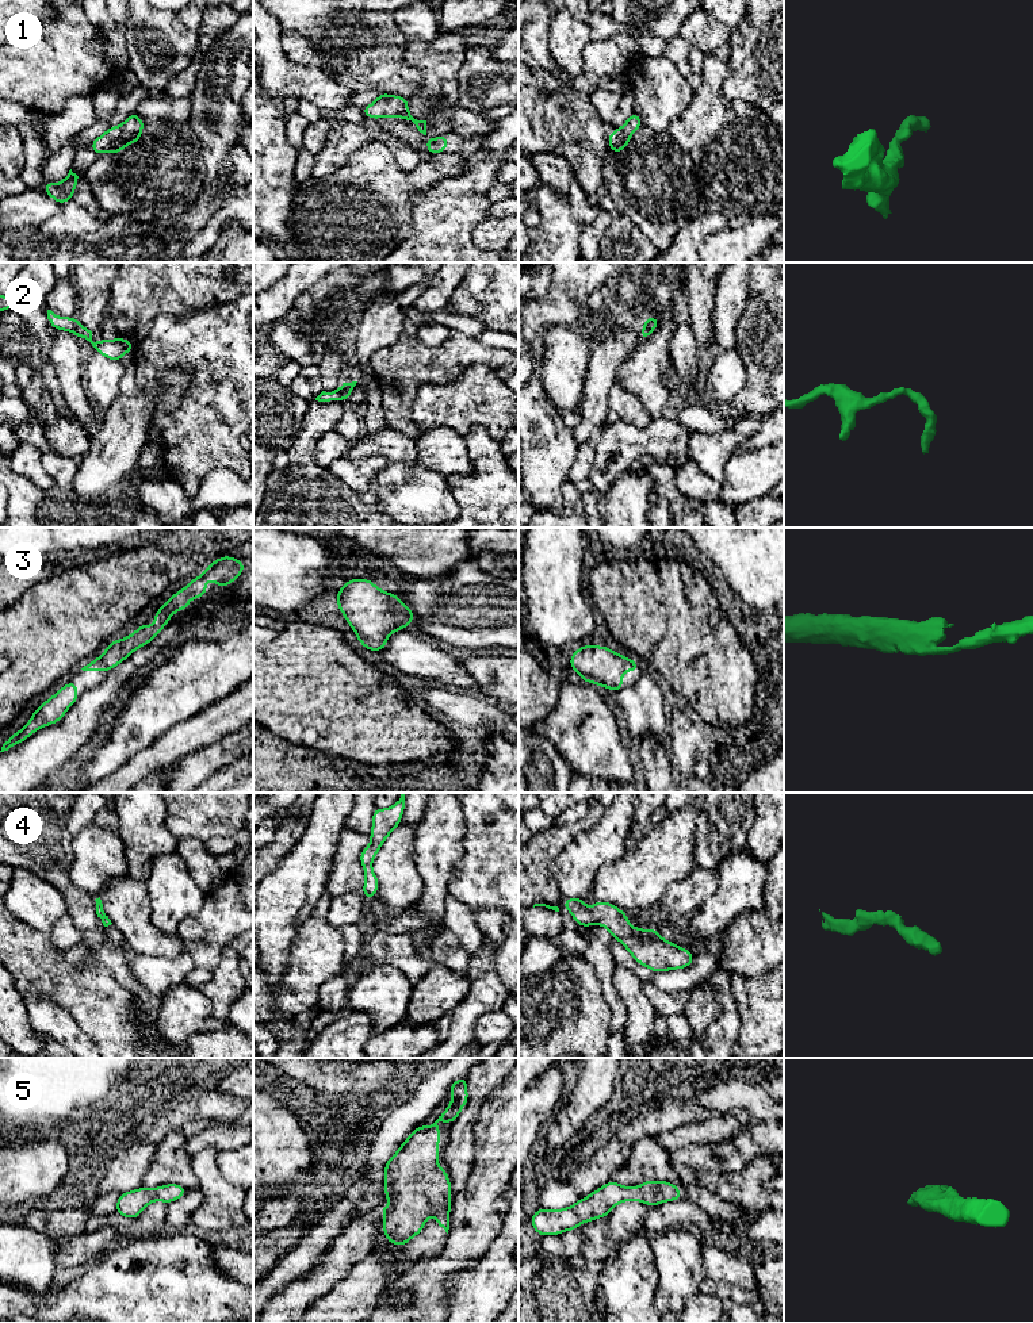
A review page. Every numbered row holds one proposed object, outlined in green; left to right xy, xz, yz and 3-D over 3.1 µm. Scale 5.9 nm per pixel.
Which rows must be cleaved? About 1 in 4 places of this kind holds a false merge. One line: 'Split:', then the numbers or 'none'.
Split: none

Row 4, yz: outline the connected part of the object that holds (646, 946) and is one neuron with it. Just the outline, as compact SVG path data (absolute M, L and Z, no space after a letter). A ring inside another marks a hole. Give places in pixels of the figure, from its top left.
M565 898L563 905L578 925L588 928L594 923L605 927L636 963L647 966L654 973L689 967L693 962L695 954L689 950L662 939L658 928L639 929L630 925L628 914L609 902L596 901L589 909L584 898Z

